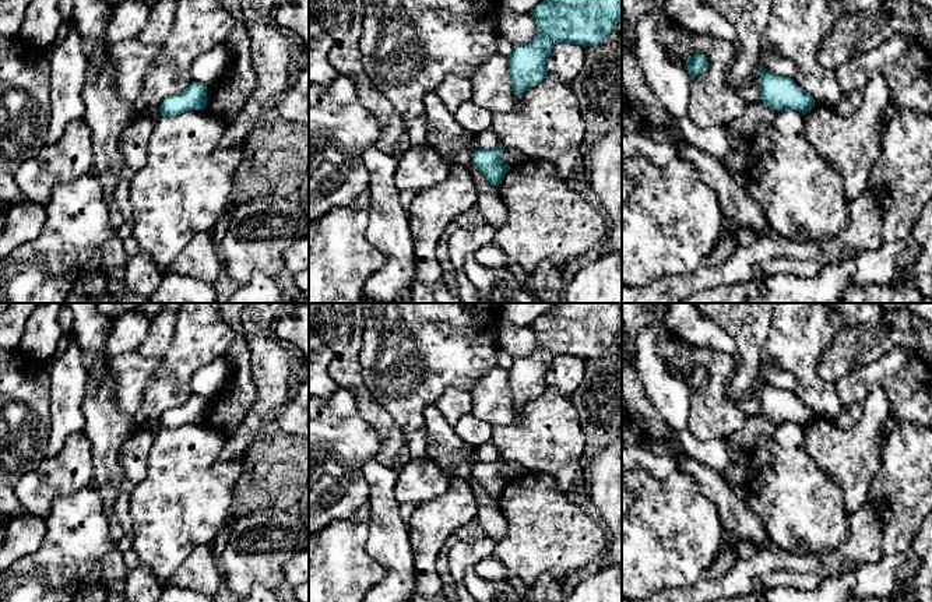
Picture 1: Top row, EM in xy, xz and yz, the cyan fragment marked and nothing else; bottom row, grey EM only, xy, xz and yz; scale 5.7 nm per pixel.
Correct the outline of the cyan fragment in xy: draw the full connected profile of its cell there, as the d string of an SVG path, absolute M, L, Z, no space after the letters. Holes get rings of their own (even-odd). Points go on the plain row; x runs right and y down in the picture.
M193 394L186 402L163 412L159 419L162 429L177 429L190 423L204 423L207 419L207 399Z

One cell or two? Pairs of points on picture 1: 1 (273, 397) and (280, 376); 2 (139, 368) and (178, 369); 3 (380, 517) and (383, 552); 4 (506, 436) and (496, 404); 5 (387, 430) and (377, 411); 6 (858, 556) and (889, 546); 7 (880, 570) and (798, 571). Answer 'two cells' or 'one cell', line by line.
1: one cell
2: two cells
3: one cell
4: two cells
5: one cell
6: two cells
7: two cells

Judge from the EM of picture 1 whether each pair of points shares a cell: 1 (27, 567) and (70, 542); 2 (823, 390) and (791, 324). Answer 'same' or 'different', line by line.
1: same
2: same

